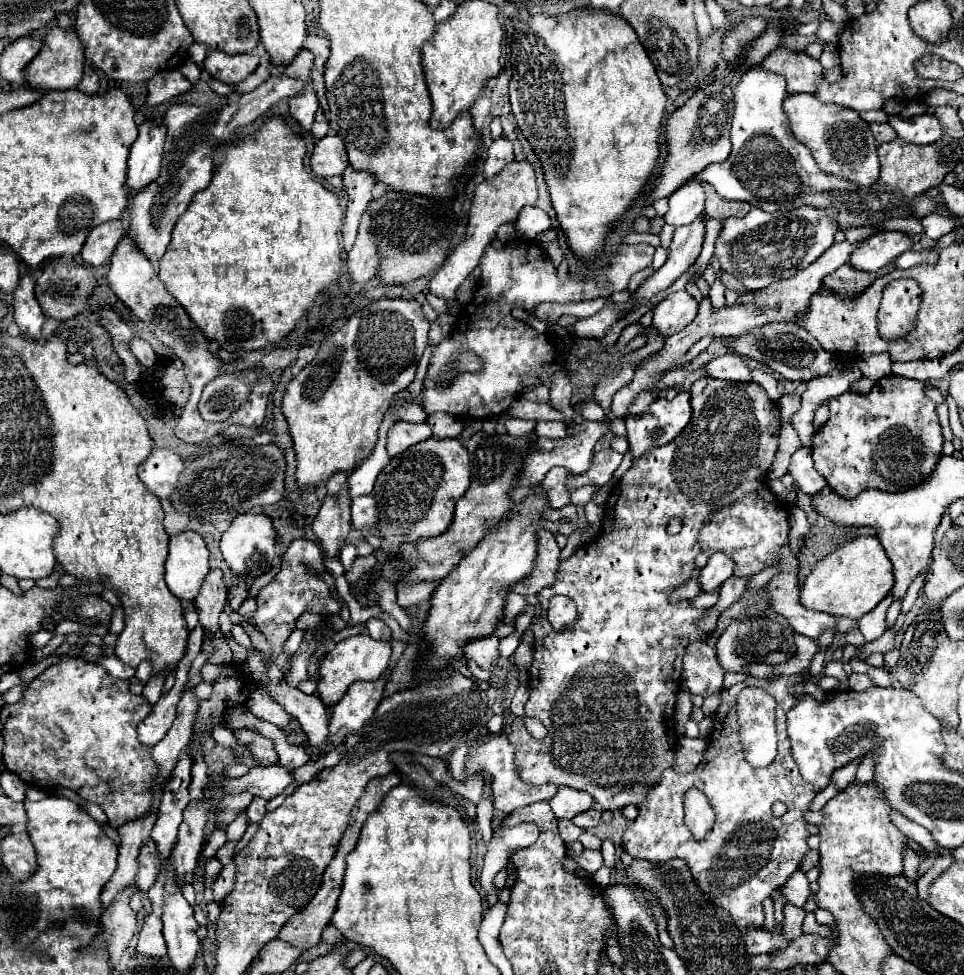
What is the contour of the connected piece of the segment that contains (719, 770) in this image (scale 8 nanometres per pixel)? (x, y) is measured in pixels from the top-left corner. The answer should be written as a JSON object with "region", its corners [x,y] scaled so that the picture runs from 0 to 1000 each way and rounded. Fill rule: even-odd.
{"region":[[[833,691],[806,693],[802,697],[791,695],[791,706],[806,718],[808,767],[798,786],[783,790],[773,779],[765,734],[760,734],[762,726],[760,720],[754,720],[748,724],[754,732],[740,734],[742,747],[735,755],[735,767],[731,769],[727,784],[715,794],[702,794],[698,790],[688,792],[684,804],[677,806],[677,812],[673,812],[673,818],[665,825],[663,837],[659,843],[652,843],[646,855],[646,872],[657,880],[673,884],[709,880],[723,907],[727,907],[731,921],[756,935],[769,954],[791,952],[791,923],[798,921],[802,913],[812,911],[839,874],[839,843],[835,841],[835,835],[841,831],[841,823],[850,810],[831,798],[814,749],[814,730],[833,718],[833,712],[821,712],[818,706],[831,699],[835,699]],[[715,808],[725,808],[744,835],[740,851],[729,862],[721,862],[709,845],[709,818]],[[806,821],[818,829],[810,839],[800,835],[800,825]]]}

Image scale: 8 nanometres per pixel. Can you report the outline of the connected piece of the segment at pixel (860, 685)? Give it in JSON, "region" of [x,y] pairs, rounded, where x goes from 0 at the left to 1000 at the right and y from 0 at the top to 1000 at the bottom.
{"region":[[[883,691],[883,693],[881,693],[881,704],[883,704],[883,708],[897,710],[899,706],[906,706],[908,699],[906,699],[899,691]]]}

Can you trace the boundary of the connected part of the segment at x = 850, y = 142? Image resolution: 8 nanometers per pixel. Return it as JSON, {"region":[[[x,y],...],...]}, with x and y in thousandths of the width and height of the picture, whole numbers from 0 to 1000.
{"region":[[[837,96],[816,98],[812,111],[818,119],[823,137],[827,139],[827,144],[837,148],[852,174],[883,185],[889,191],[904,191],[910,187],[912,183],[910,146],[901,133],[901,127],[887,113],[868,107],[856,107],[848,98]]]}

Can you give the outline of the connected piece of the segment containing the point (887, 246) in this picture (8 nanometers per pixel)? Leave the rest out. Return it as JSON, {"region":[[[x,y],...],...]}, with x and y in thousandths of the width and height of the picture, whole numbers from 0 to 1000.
{"region":[[[912,238],[891,248],[891,252],[881,261],[879,271],[887,277],[910,279],[914,273],[926,269],[935,258],[945,254],[945,246],[937,238]]]}

